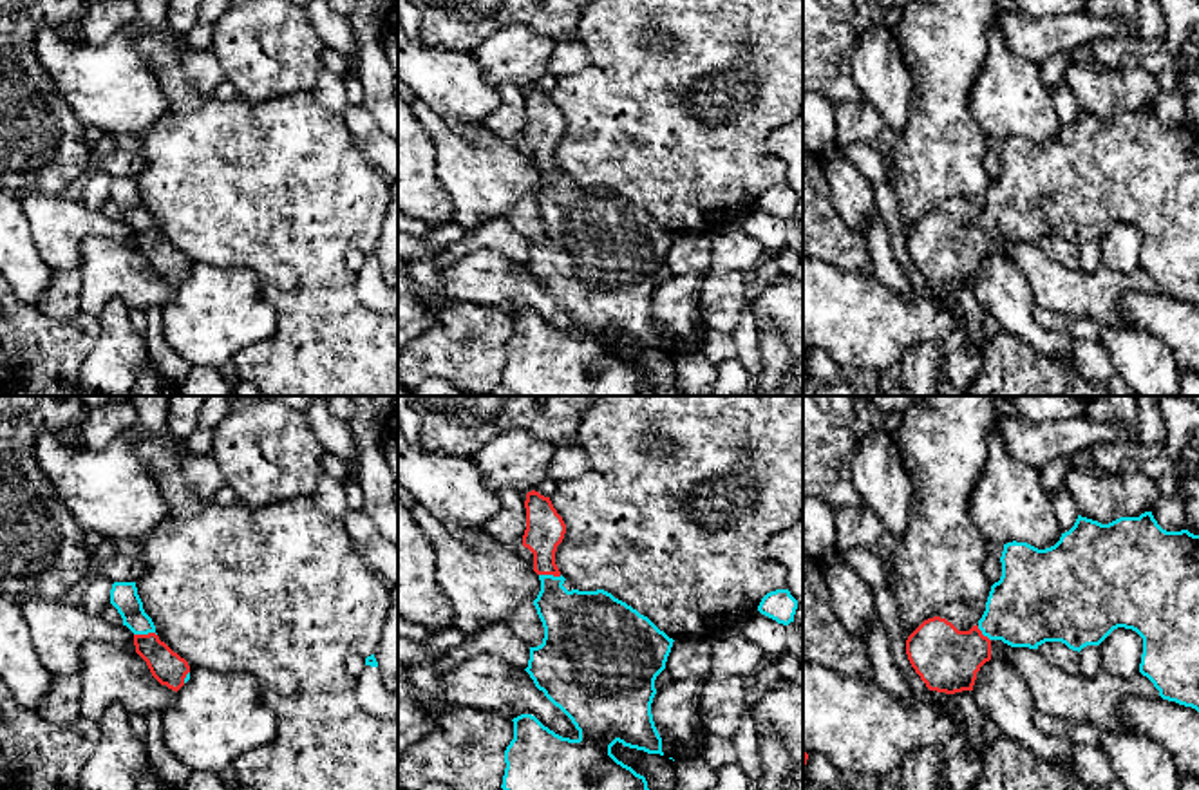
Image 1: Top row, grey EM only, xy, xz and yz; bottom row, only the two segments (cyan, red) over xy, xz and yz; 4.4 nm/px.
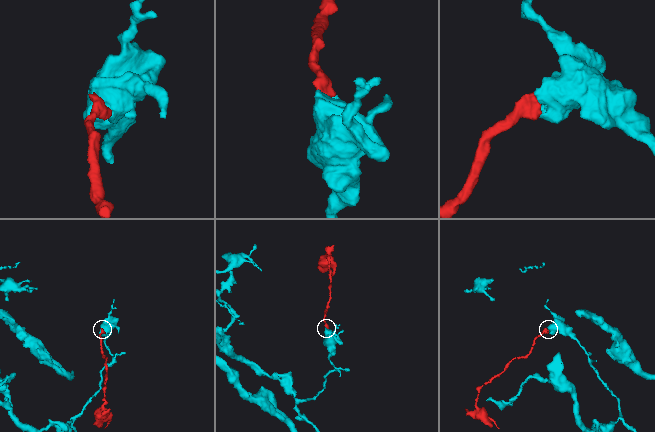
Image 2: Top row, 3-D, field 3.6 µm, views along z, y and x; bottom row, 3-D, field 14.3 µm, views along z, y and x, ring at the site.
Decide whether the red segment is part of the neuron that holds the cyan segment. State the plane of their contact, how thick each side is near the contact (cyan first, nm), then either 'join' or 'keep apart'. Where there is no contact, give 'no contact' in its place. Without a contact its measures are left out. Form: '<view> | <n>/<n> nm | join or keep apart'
xy | 130/150 nm | join

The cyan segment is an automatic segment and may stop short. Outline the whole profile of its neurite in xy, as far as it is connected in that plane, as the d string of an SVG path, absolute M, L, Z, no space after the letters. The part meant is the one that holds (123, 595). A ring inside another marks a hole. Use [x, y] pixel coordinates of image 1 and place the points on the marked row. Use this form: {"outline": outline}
{"outline": "M114 582L110 589L110 604L121 615L123 625L134 635L156 633L152 618L143 609L136 582Z"}

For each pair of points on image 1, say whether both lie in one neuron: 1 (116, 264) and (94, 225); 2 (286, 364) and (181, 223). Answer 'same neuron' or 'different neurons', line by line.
1: different neurons
2: same neuron

